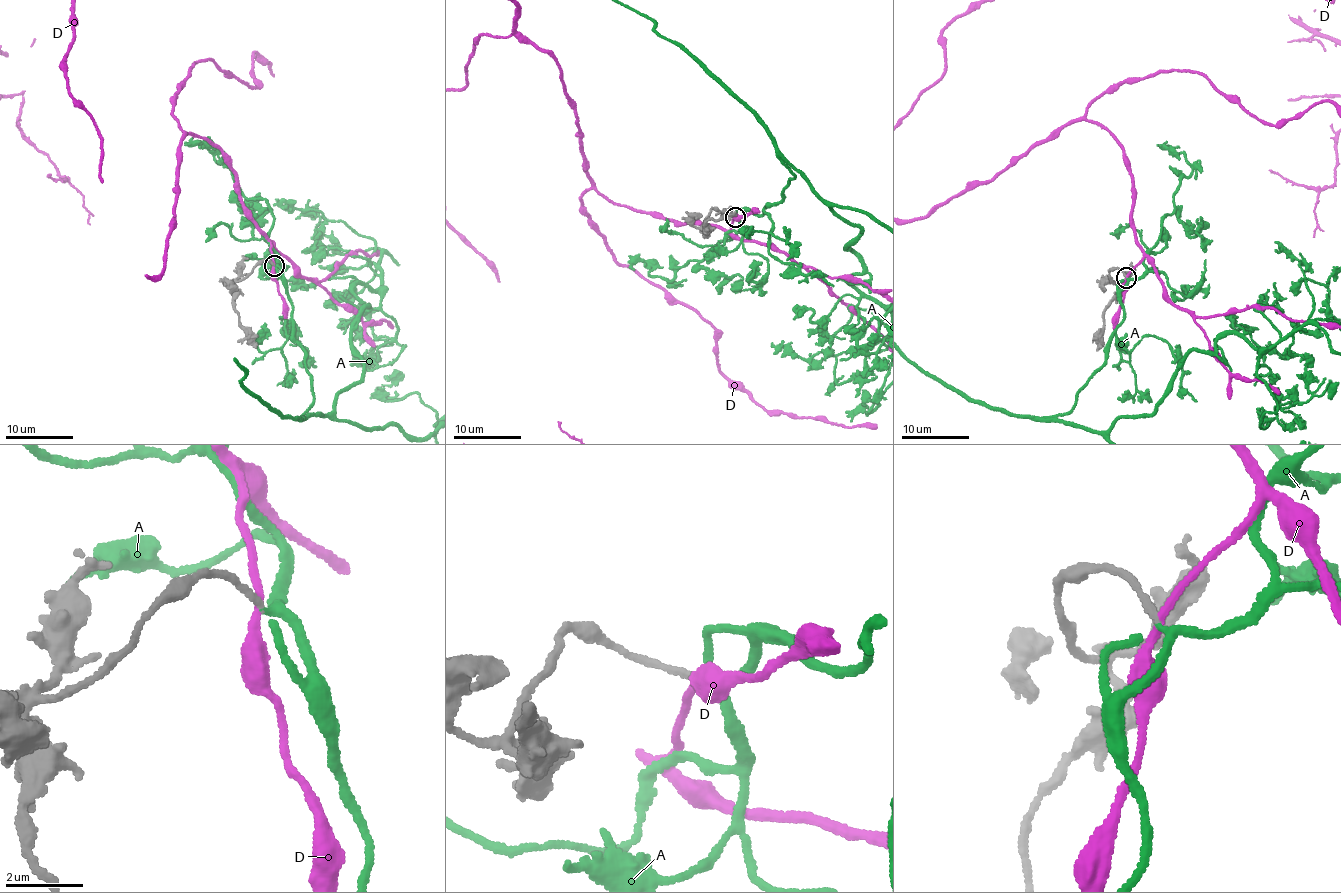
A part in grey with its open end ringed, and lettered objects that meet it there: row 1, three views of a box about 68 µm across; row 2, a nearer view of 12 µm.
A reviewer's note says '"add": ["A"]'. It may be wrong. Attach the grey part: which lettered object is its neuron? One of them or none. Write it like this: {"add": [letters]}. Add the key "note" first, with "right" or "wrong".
{"note": "right", "add": ["A"]}

